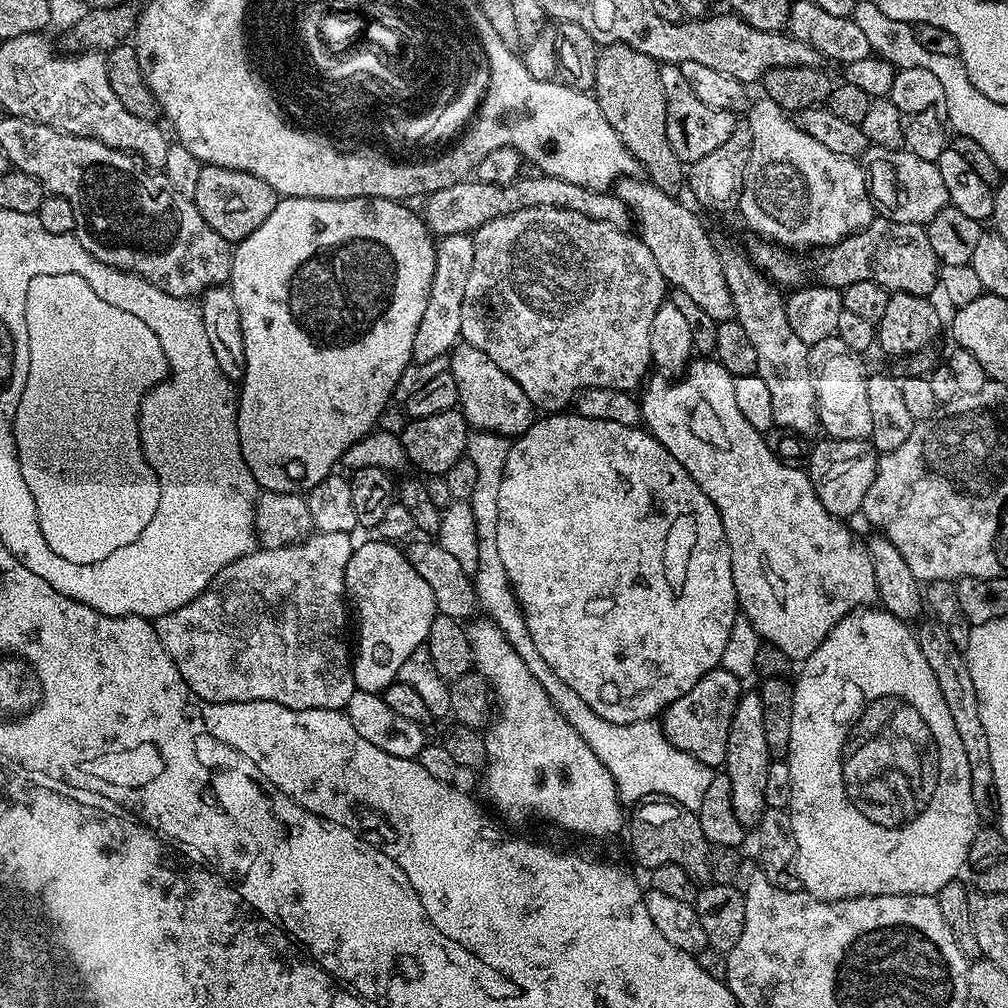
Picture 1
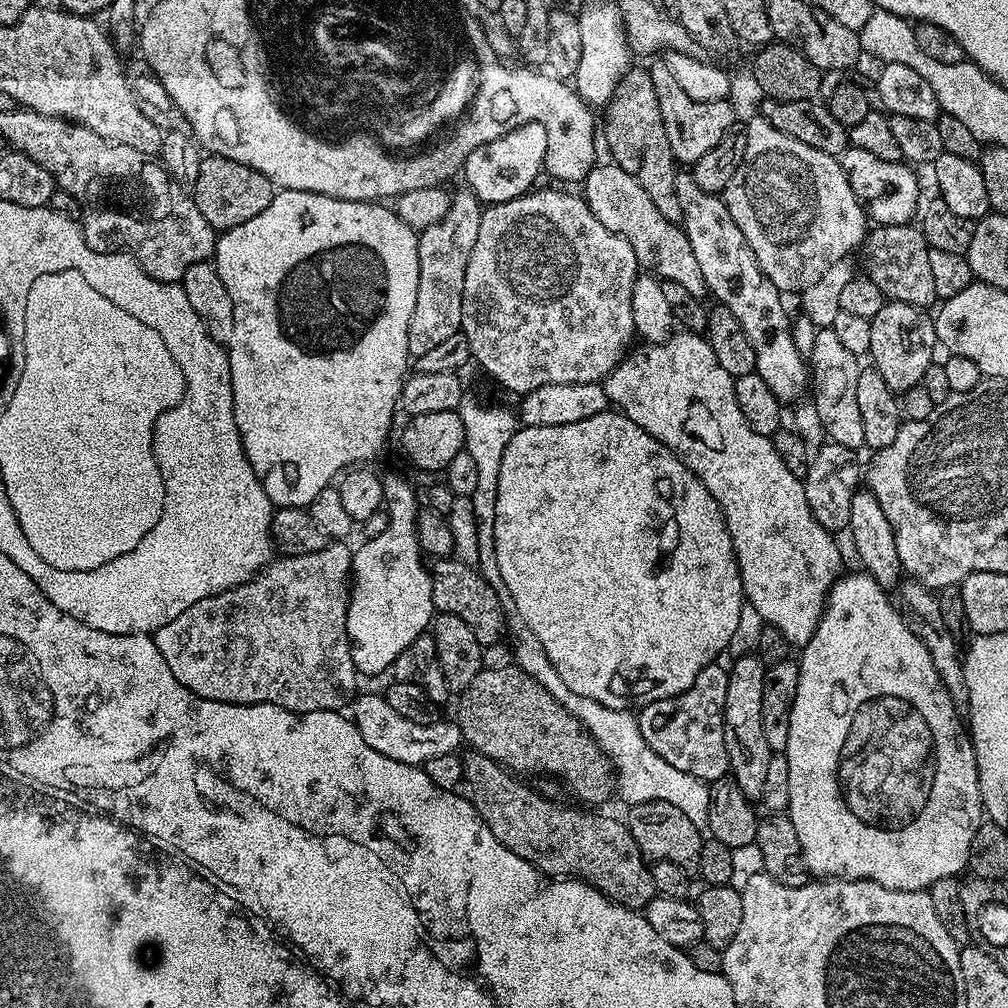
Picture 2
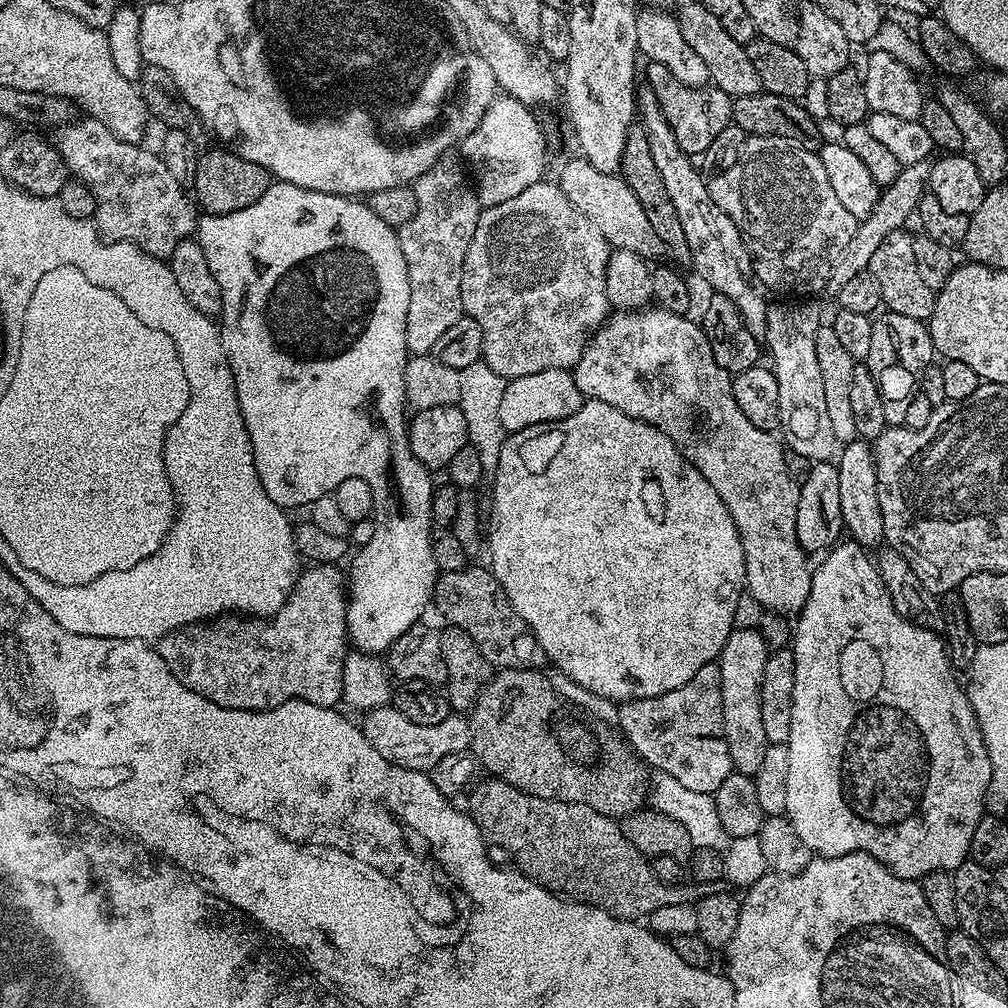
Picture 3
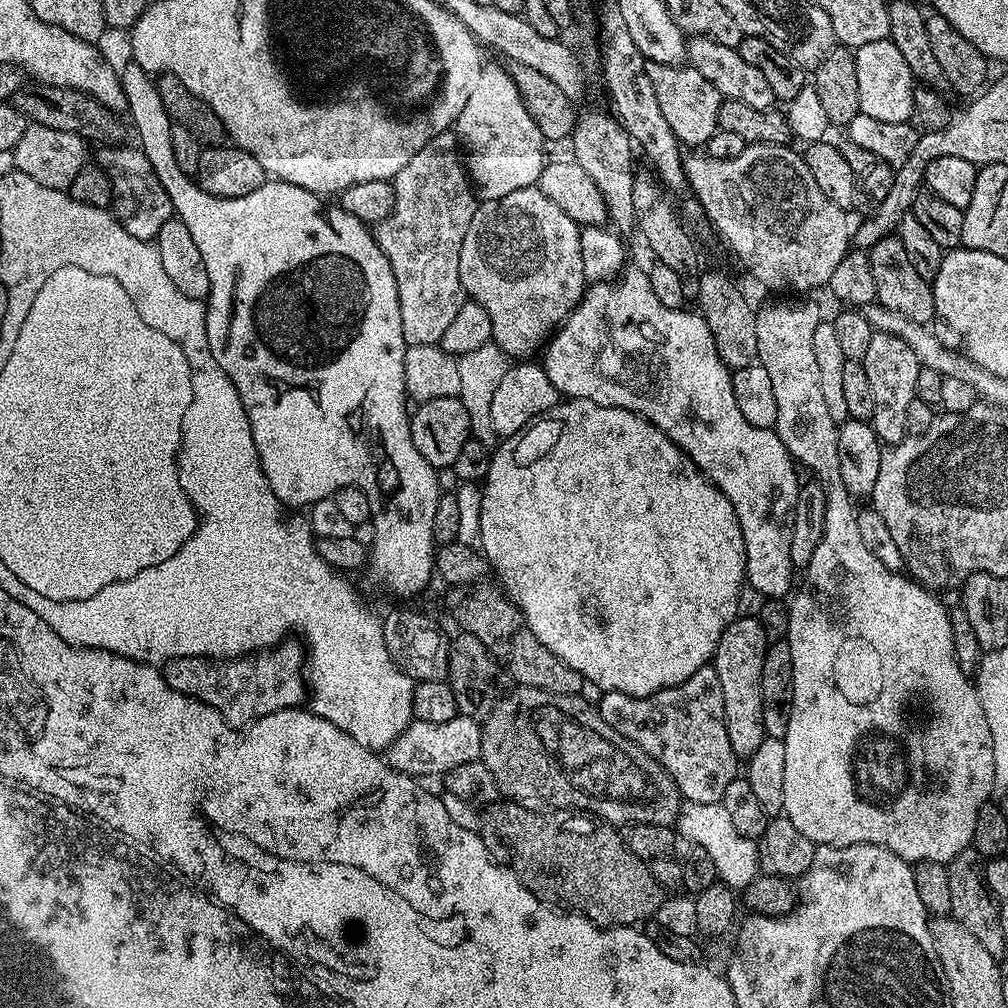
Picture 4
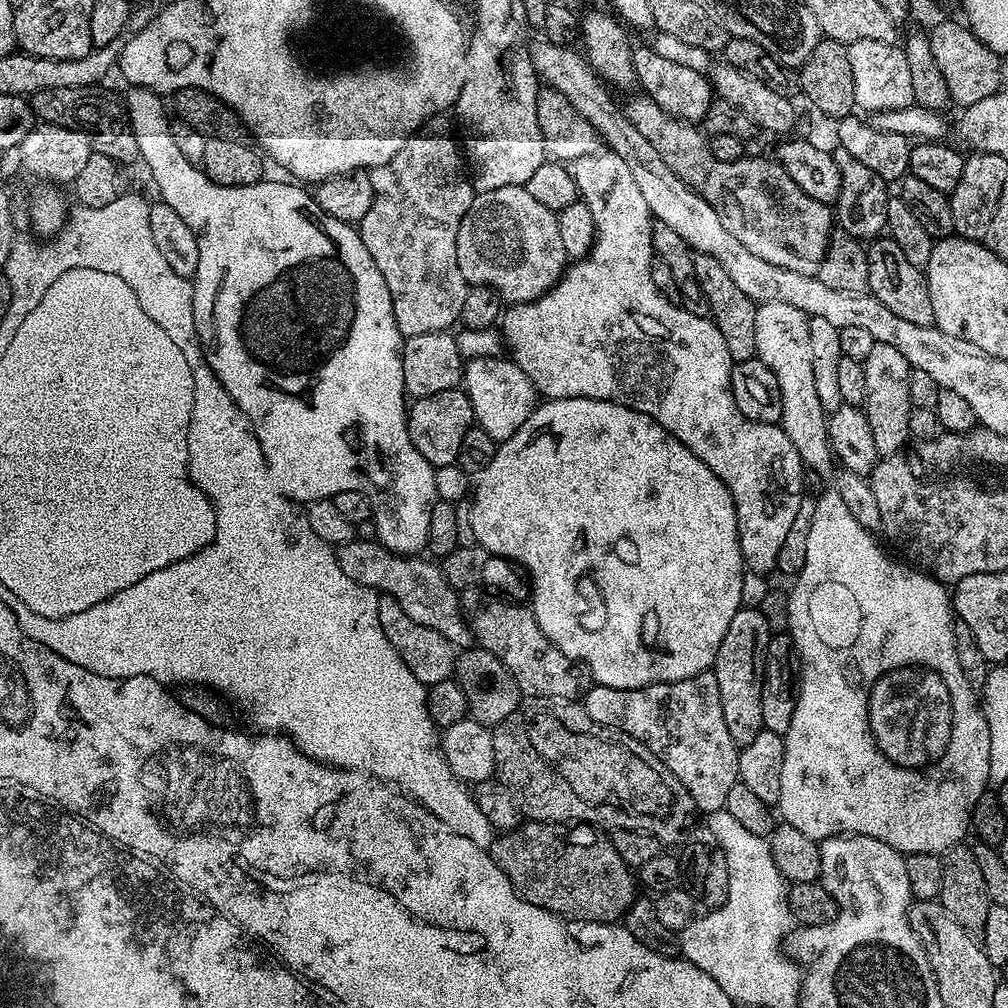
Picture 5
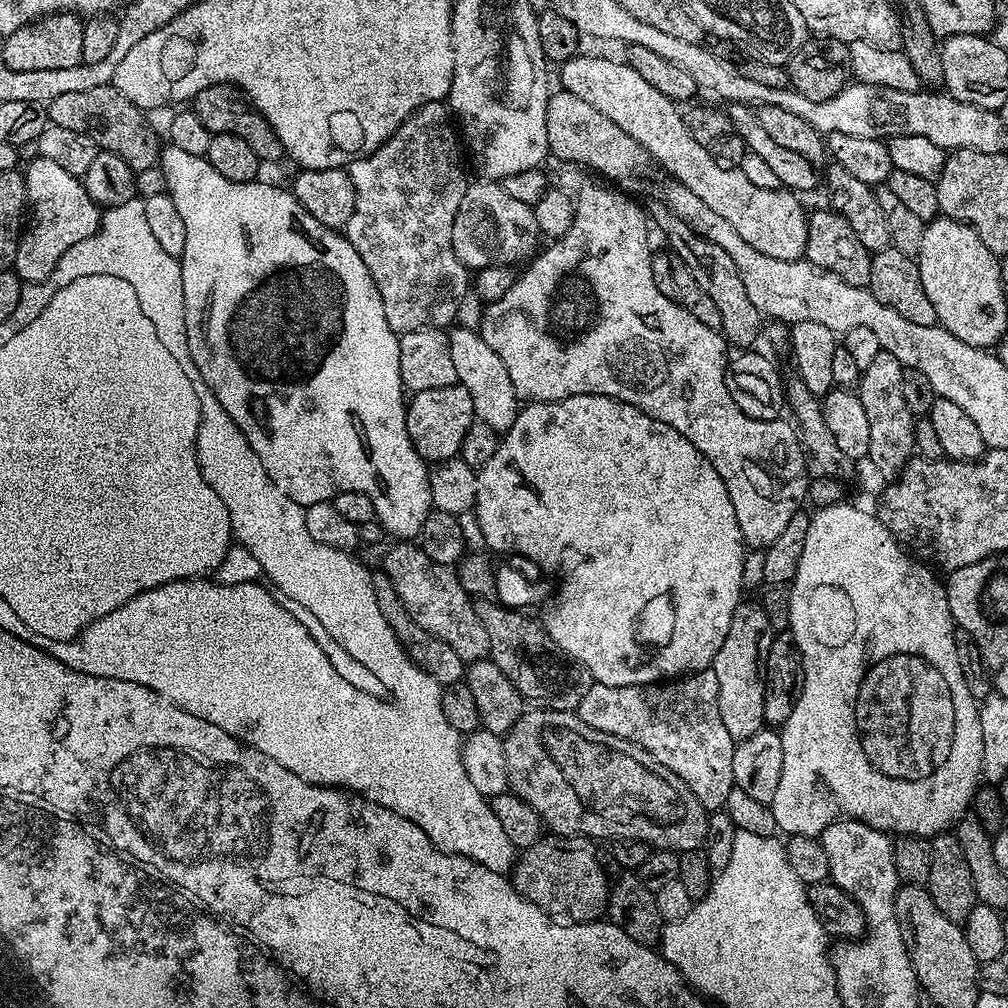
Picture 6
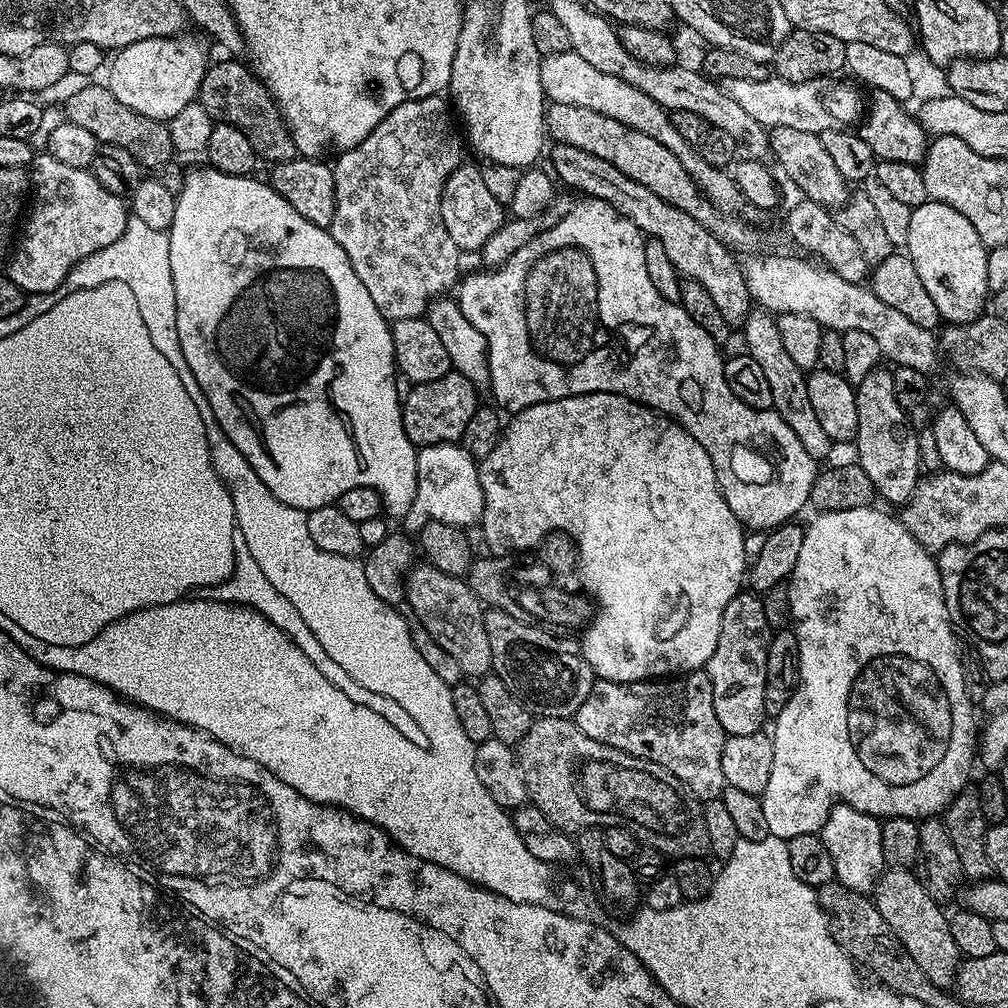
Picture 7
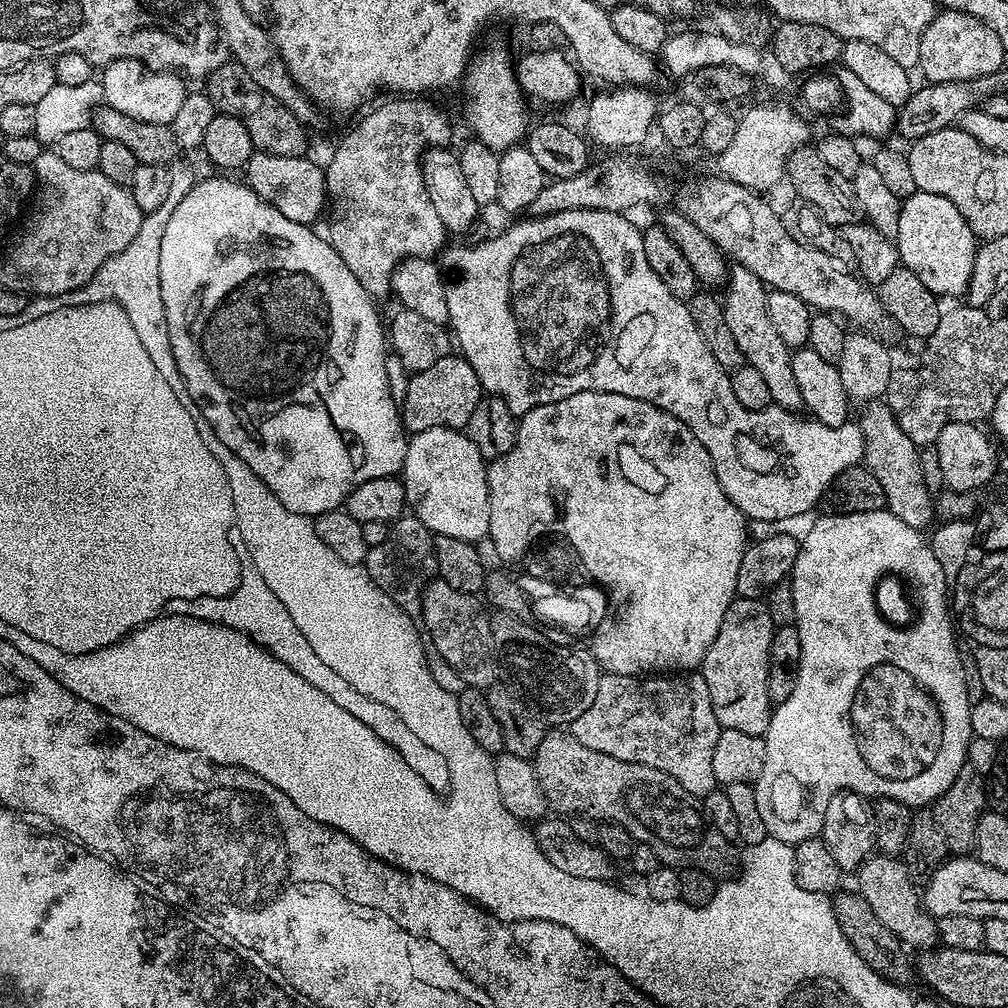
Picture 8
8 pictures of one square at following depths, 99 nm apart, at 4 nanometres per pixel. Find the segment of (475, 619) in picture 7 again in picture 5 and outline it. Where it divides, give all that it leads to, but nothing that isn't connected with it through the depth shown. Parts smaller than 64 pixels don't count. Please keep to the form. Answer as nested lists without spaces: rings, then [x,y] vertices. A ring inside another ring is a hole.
[[[359,538],[339,545],[335,549],[338,566],[349,578],[354,578],[367,588],[373,588],[377,594],[394,598],[414,622],[422,622],[422,626],[430,626],[430,630],[438,630],[457,649],[464,650],[473,643],[474,637],[464,614],[460,611],[460,597],[457,589],[446,582],[443,567],[431,559],[420,560],[419,555],[401,556],[385,548],[379,540],[361,540]]]

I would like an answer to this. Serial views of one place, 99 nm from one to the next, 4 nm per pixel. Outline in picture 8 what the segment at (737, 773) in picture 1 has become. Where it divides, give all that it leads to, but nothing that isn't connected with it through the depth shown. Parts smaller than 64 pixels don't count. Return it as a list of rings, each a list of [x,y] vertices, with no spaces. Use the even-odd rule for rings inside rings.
[[[737,598],[726,610],[718,638],[706,650],[702,674],[721,729],[763,736],[770,726],[774,705],[768,693],[768,663],[774,625],[764,600]]]

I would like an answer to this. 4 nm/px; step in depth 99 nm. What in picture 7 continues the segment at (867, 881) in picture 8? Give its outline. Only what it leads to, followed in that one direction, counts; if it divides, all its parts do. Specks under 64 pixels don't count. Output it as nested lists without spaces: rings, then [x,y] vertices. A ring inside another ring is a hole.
[[[885,867],[874,889],[878,912],[885,918],[893,934],[905,947],[907,954],[918,962],[918,967],[934,986],[945,990],[954,984],[954,973],[962,963],[958,945],[950,935],[948,916],[941,905],[925,890],[915,871],[906,868]]]

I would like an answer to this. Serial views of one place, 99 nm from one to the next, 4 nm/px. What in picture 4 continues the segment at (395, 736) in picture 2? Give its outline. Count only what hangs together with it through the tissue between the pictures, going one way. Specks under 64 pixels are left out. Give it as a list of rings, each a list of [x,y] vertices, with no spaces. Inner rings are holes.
[[[456,715],[450,722],[422,722],[413,719],[402,734],[386,750],[386,759],[397,772],[405,772],[408,776],[425,778],[424,776],[443,777],[454,766],[462,766],[462,762],[474,762],[480,759],[482,746],[481,725],[468,716]]]

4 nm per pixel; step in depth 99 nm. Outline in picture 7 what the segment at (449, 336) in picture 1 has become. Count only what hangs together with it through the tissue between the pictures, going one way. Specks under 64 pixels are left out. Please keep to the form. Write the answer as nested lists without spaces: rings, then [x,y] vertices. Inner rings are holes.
[[[443,95],[402,102],[358,146],[339,153],[331,165],[336,187],[332,237],[346,250],[354,274],[358,274],[374,306],[389,322],[423,317],[429,304],[451,293],[448,291],[457,287],[462,276],[460,247],[442,222],[444,187],[452,171],[462,163],[460,140],[451,115],[449,101]]]

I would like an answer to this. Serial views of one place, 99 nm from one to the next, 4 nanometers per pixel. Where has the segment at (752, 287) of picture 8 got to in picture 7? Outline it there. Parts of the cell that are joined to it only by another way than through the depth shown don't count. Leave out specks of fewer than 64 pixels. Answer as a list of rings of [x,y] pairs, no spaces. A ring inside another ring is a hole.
[[[756,306],[751,309],[748,317],[744,319],[742,325],[744,331],[744,344],[747,355],[758,362],[758,367],[762,369],[762,374],[766,378],[766,383],[770,386],[770,398],[772,399],[771,409],[794,430],[798,437],[798,442],[806,446],[806,454],[810,454],[812,459],[820,462],[831,448],[834,448],[834,441],[822,430],[818,423],[818,418],[814,415],[814,406],[810,402],[808,393],[808,377],[805,369],[790,359],[790,353],[786,351],[786,345],[782,342],[782,334],[778,334],[776,316],[773,313],[765,312],[763,308]]]

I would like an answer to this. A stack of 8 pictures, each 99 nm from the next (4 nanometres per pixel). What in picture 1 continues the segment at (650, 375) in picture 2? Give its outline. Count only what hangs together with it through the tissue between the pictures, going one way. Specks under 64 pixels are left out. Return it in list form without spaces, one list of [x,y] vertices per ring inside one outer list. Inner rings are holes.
[[[715,358],[693,359],[679,380],[680,384],[672,384],[676,382],[669,382],[663,375],[656,374],[643,385],[638,396],[643,427],[651,432],[653,438],[667,452],[674,454],[674,458],[678,458],[678,462],[682,462],[682,466],[688,471],[690,478],[694,478],[694,482],[698,482],[698,486],[706,494],[706,498],[710,498],[710,502],[714,502],[714,506],[720,512],[732,559],[734,590],[739,611],[749,620],[750,626],[754,628],[763,643],[778,646],[778,650],[782,650],[782,654],[786,654],[792,661],[802,662],[810,654],[814,654],[814,650],[818,650],[818,646],[826,638],[826,634],[830,634],[830,630],[834,630],[834,626],[838,622],[842,622],[842,618],[846,618],[851,612],[869,607],[876,600],[874,568],[868,553],[868,545],[863,539],[859,540],[844,525],[847,523],[843,519],[829,514],[826,506],[822,506],[822,502],[818,502],[818,494],[804,468],[786,466],[782,462],[778,462],[778,458],[774,458],[774,454],[770,454],[767,439],[761,432],[754,430],[754,426],[750,426],[750,422],[746,422],[746,418],[742,418],[742,414],[738,410],[738,402],[734,399],[734,378]]]

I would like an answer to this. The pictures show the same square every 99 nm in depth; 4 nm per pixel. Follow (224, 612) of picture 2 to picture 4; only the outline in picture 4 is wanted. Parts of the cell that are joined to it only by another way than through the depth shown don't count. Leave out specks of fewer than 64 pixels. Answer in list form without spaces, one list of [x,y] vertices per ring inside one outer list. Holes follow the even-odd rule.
[[[285,638],[274,648],[235,658],[174,658],[163,665],[164,681],[174,690],[218,710],[231,728],[243,730],[258,718],[266,718],[266,714],[298,708],[305,703],[306,648],[299,639],[292,639],[296,638]]]

